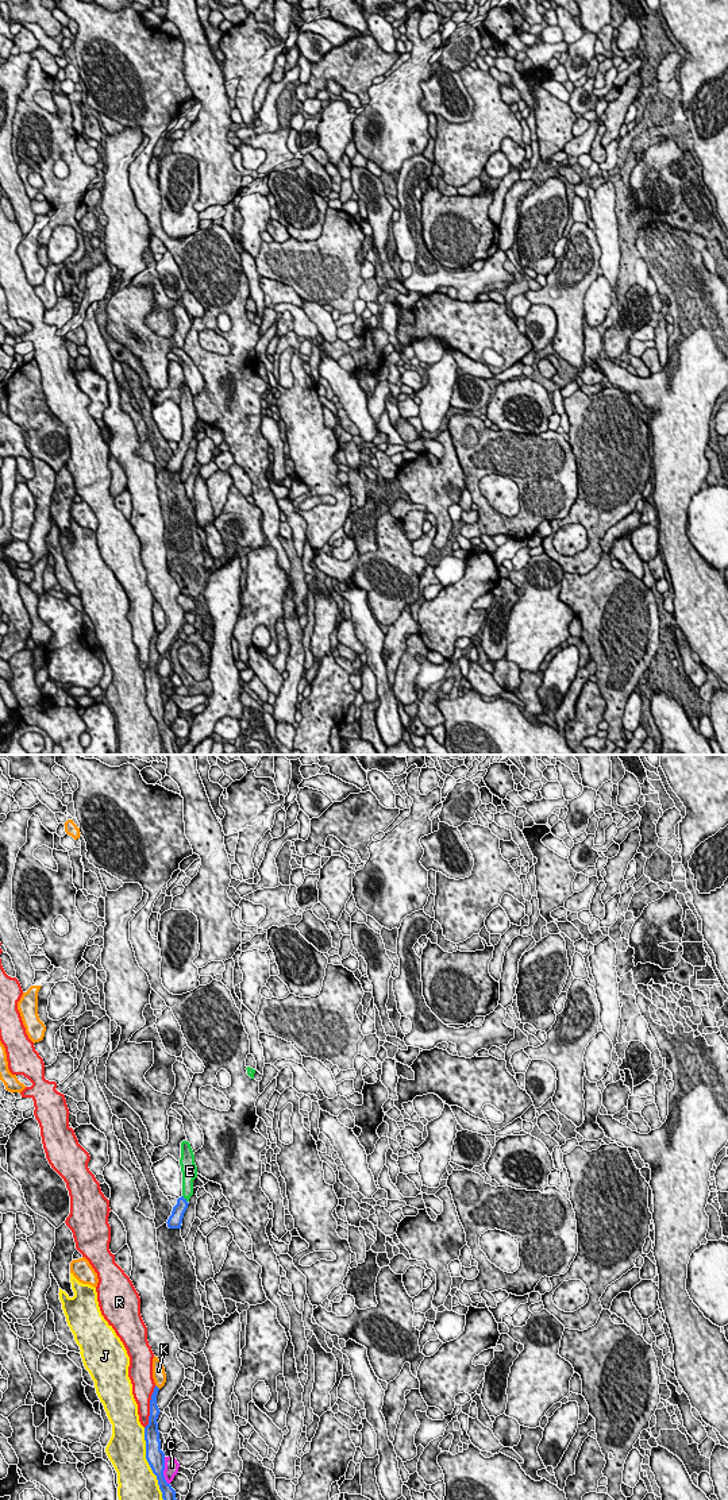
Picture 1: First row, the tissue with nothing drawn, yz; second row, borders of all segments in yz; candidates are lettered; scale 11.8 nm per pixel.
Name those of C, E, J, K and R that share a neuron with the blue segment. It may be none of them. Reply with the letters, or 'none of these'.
E

